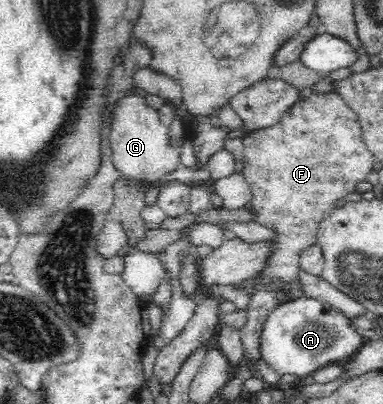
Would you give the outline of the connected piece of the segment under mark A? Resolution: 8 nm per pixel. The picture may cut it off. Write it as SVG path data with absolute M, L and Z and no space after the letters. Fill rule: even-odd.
M299 298L284 301L267 317L261 335L261 354L265 363L282 375L311 377L319 368L345 363L364 345L353 319L319 299Z

